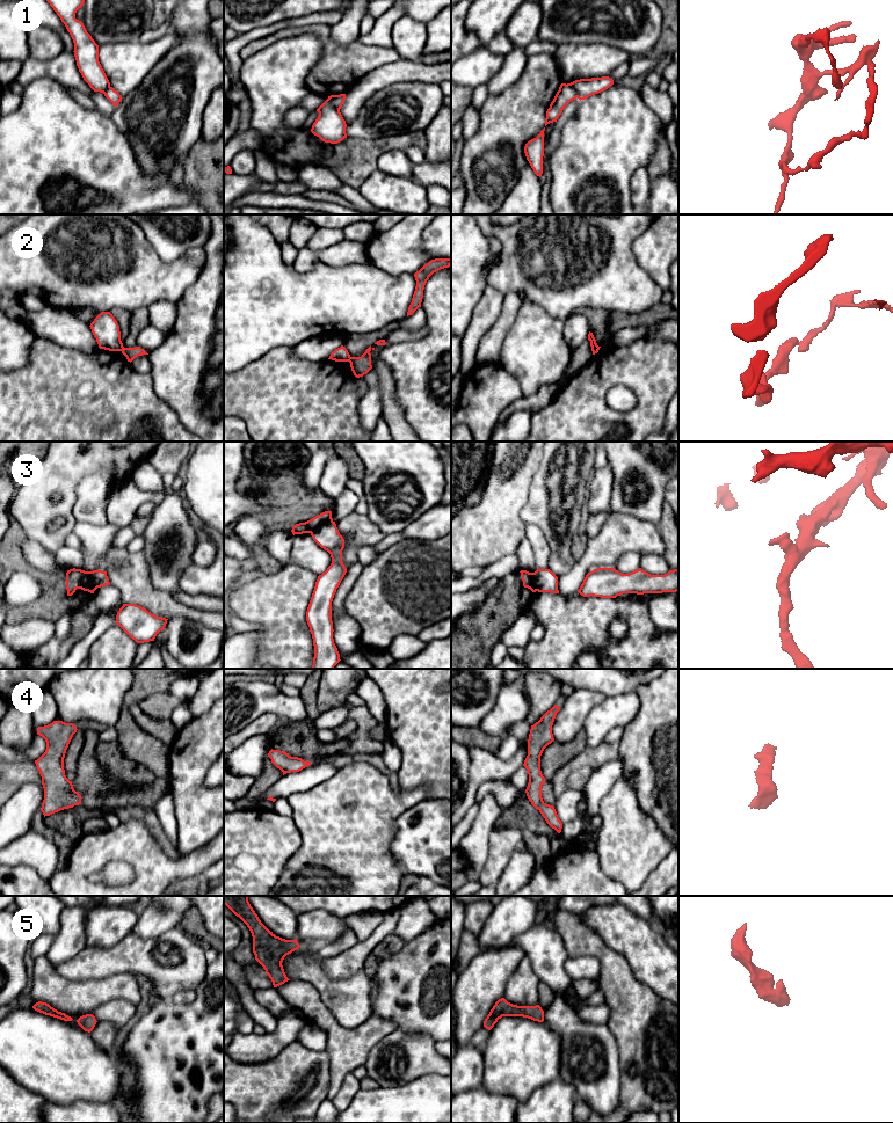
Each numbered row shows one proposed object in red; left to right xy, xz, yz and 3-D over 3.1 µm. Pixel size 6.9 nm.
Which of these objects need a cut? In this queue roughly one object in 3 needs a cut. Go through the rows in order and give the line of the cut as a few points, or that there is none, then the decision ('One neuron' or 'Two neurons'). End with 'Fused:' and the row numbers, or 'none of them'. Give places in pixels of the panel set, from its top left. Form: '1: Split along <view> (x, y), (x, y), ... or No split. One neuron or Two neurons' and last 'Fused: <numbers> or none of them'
1: Split along yz (567, 84), (578, 96). Two neurons
2: Split along xz (349, 356), (347, 361). Two neurons
3: Split along xz (332, 519), (310, 532). Two neurons
4: No split. One neuron
5: No split. One neuron
Fused: 1, 2, 3

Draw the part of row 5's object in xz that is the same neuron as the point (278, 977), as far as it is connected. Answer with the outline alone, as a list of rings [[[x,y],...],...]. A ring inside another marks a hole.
[[[224,896],[224,905],[249,928],[255,960],[263,967],[274,987],[290,980],[284,972],[282,962],[286,955],[300,947],[297,939],[285,940],[270,932],[251,906],[248,896]]]

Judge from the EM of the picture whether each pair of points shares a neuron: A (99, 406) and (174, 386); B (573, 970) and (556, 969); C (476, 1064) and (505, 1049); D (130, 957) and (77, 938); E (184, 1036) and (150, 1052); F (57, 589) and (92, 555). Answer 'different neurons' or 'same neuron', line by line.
A: different neurons
B: different neurons
C: different neurons
D: different neurons
E: same neuron
F: different neurons

